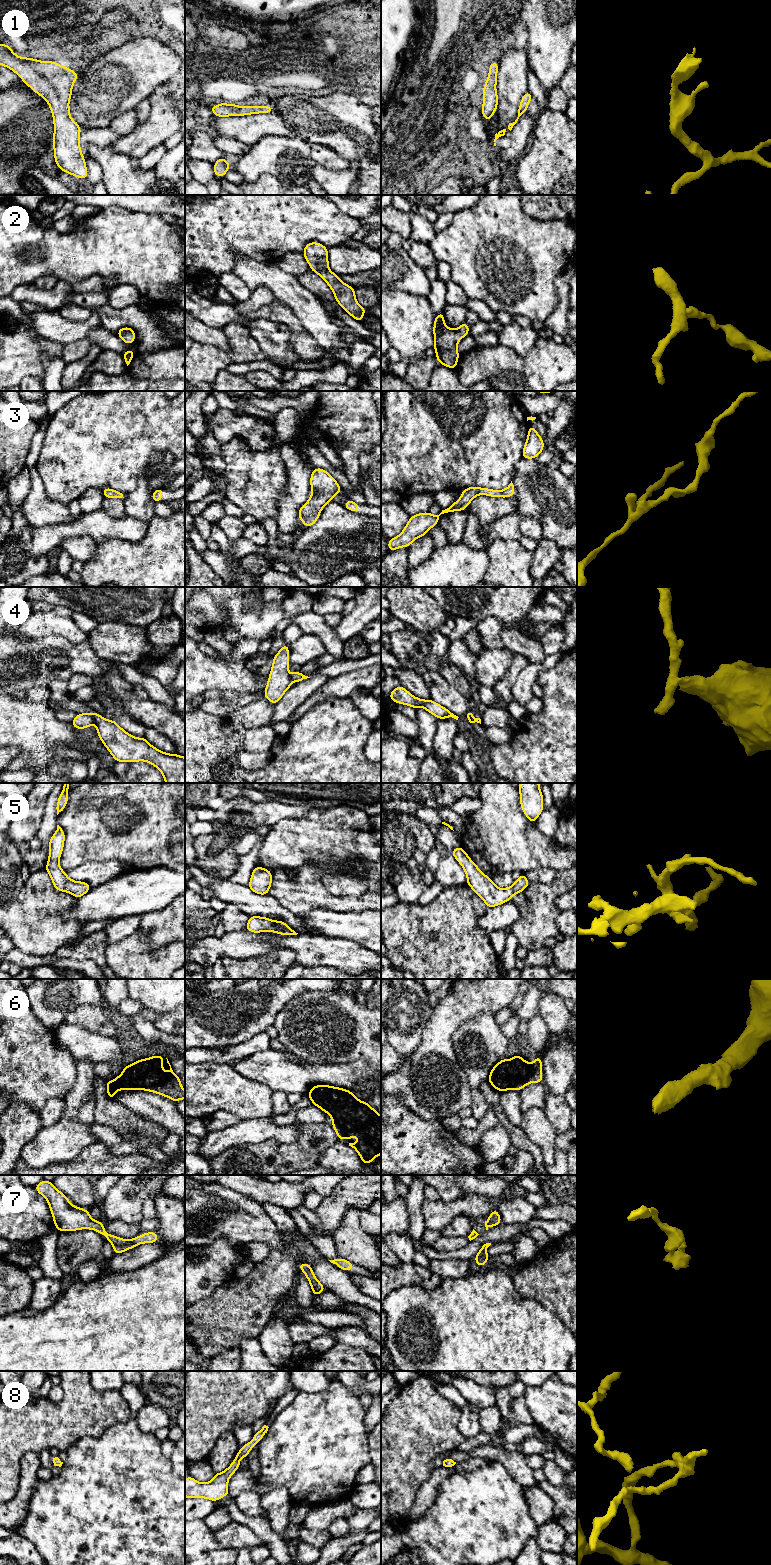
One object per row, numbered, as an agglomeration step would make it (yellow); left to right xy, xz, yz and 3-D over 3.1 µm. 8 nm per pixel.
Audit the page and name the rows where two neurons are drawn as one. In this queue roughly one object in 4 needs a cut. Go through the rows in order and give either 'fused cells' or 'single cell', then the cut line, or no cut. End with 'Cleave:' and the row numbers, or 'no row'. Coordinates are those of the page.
1: single cell; cut none
2: single cell; cut none
3: single cell; cut none
4: fused cells; cut xy (92, 713), (95, 722)
5: single cell; cut none
6: single cell; cut none
7: single cell; cut none
8: single cell; cut none
Cleave: 4

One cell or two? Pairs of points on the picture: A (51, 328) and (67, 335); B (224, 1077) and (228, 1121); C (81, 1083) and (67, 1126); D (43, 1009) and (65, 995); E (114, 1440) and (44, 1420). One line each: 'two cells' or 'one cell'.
A: one cell
B: two cells
C: one cell
D: one cell
E: two cells

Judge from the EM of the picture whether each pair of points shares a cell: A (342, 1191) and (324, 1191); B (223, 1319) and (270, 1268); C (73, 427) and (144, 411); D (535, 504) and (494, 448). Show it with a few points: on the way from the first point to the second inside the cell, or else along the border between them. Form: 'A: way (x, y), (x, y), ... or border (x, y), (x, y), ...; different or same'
A: border (338, 1185), (323, 1198); different
B: way (236, 1306), (261, 1281); same
C: way (91, 427), (121, 427), (126, 425); same
D: border (521, 457), (515, 465), (511, 480); different

